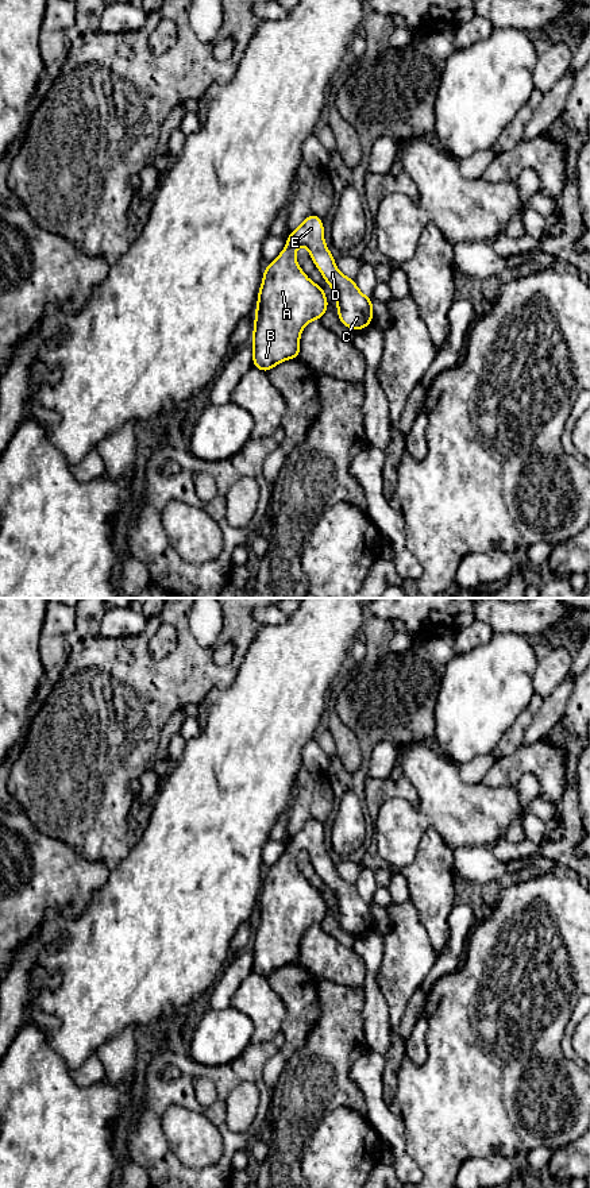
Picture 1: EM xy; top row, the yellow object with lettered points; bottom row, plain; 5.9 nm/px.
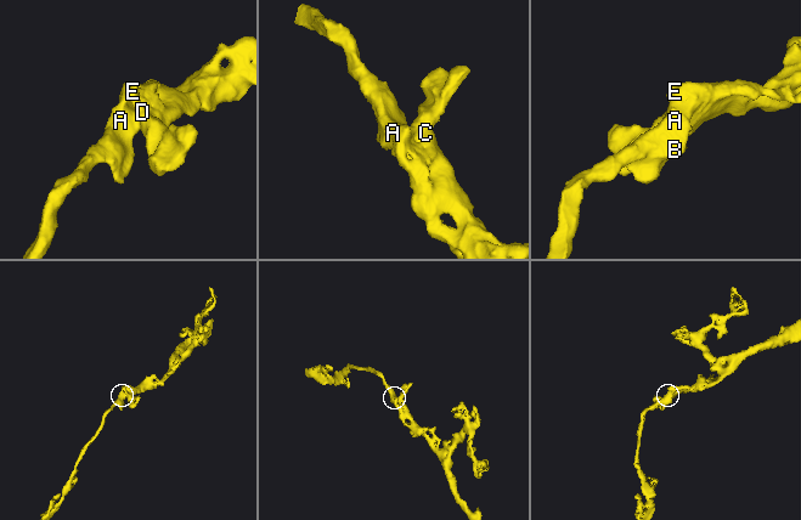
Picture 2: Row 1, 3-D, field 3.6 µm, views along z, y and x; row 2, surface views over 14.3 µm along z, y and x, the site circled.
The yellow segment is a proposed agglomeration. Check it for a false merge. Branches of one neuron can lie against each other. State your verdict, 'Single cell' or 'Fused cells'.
Single cell

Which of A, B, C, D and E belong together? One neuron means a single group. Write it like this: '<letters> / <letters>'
A B C D E

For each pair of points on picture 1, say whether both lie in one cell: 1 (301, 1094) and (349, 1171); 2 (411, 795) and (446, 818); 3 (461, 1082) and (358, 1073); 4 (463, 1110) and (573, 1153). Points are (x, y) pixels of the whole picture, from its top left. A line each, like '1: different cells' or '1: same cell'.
1: different cells
2: different cells
3: different cells
4: different cells

